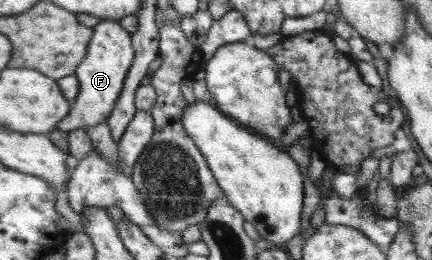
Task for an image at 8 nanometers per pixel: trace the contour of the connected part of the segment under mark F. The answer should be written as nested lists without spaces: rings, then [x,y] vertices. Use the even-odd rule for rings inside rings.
[[[101,19],[94,26],[91,42],[88,44],[88,54],[77,67],[75,76],[79,79],[79,94],[75,100],[75,108],[71,114],[61,119],[54,130],[68,132],[79,127],[90,127],[107,121],[113,112],[113,107],[120,98],[120,92],[124,90],[124,82],[133,63],[133,47],[131,36],[118,21]]]

